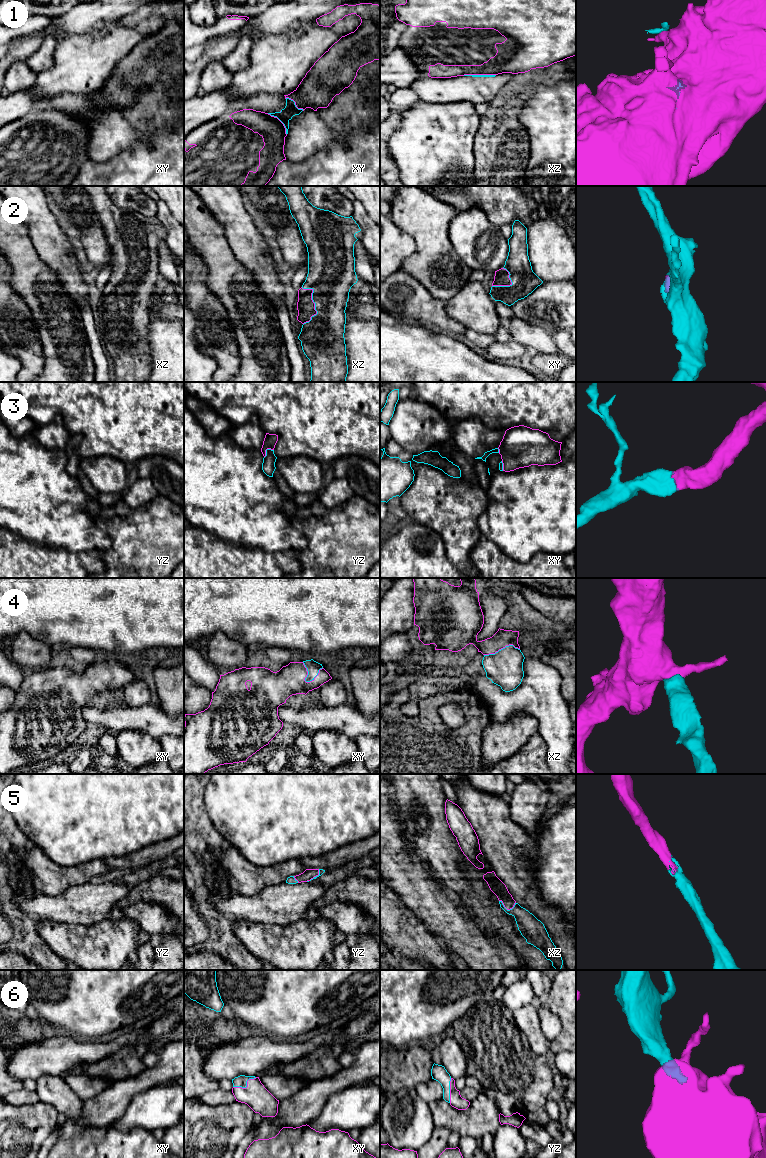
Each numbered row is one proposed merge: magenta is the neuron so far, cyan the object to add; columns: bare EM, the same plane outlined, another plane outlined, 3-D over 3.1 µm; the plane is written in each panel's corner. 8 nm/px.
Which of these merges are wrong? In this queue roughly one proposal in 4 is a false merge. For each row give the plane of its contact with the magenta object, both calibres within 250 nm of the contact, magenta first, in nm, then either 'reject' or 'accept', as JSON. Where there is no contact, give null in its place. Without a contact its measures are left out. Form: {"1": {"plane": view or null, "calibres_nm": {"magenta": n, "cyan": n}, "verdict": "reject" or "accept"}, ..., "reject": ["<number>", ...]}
{"1": {"plane": "xy", "calibres_nm": {"magenta": 200, "cyan": 110}, "verdict": "reject"}, "2": {"plane": "xz", "calibres_nm": {"magenta": 140, "cyan": 360}, "verdict": "accept"}, "3": {"plane": "yz", "calibres_nm": {"magenta": 110, "cyan": 110}, "verdict": "accept"}, "4": {"plane": "xy", "calibres_nm": {"magenta": 240, "cyan": 110}, "verdict": "accept"}, "5": {"plane": "xz", "calibres_nm": {"magenta": 110, "cyan": 180}, "verdict": "accept"}, "6": {"plane": "xy", "calibres_nm": {"magenta": 200, "cyan": 100}, "verdict": "accept"}, "reject": ["1"]}

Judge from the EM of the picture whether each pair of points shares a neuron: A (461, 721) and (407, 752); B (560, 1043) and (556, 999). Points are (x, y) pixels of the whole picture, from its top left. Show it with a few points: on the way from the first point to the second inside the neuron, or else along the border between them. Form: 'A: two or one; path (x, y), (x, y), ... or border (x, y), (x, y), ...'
A: two; border (440, 705), (438, 714), (448, 727), (466, 726)
B: one; path (565, 1032), (565, 1010)

